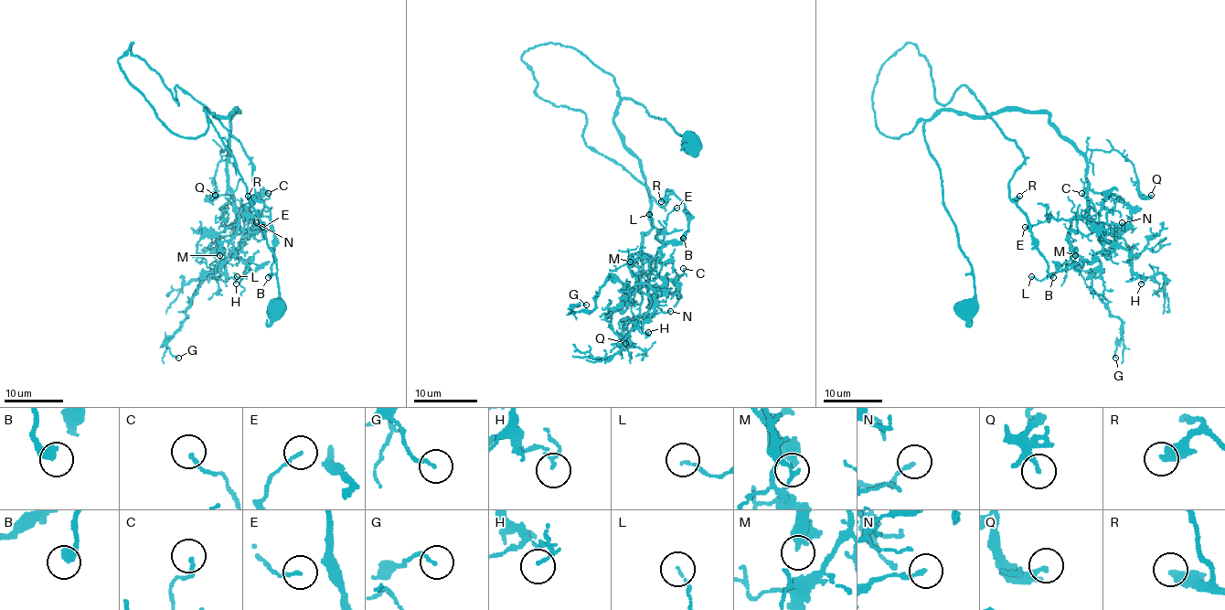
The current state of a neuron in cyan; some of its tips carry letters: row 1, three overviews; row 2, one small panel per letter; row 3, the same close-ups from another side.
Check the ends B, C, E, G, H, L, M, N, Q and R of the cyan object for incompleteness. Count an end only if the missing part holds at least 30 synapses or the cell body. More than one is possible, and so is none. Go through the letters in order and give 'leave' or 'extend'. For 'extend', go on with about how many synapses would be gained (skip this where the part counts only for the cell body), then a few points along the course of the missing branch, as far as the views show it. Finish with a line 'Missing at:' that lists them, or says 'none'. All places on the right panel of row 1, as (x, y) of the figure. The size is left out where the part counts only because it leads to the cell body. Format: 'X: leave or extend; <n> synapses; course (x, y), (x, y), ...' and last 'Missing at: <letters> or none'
B: leave
C: leave
E: leave
G: leave
H: leave
L: leave
M: leave
N: leave
Q: leave
R: leave
Missing at: none

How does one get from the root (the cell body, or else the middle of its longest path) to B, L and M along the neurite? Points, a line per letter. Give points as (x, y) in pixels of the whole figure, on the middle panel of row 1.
B: (696, 144), (574, 48), (522, 56), (539, 98), (586, 115), (591, 148), (685, 204), (683, 238)
L: (696, 144), (619, 102), (612, 124), (651, 203), (640, 274), (661, 255), (649, 214)
M: (696, 144), (619, 102), (612, 124), (651, 203), (638, 272), (649, 271), (649, 255), (630, 262)

